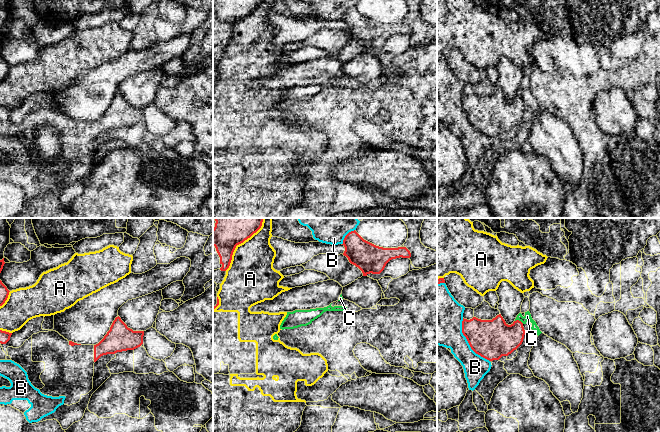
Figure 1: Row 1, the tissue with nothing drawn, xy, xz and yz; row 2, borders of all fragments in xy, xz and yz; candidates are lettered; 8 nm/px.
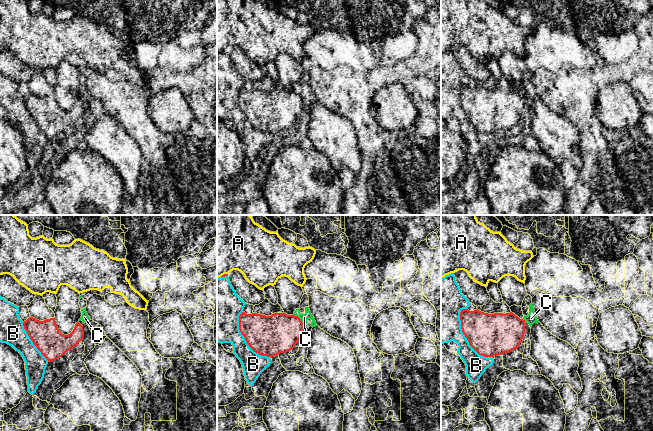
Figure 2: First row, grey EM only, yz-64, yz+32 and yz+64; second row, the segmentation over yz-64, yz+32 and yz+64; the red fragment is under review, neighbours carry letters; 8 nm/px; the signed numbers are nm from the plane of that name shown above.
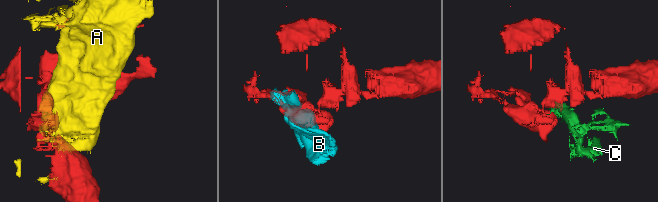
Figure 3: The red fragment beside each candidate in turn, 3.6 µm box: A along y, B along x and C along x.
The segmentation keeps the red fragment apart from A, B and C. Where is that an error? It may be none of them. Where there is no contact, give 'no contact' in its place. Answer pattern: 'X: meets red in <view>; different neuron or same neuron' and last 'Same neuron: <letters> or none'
A: meets red in xz; different neuron
B: meets red in yz; same neuron
C: meets red in yz; different neuron
Same neuron: B

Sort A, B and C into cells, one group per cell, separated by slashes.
A C / B

